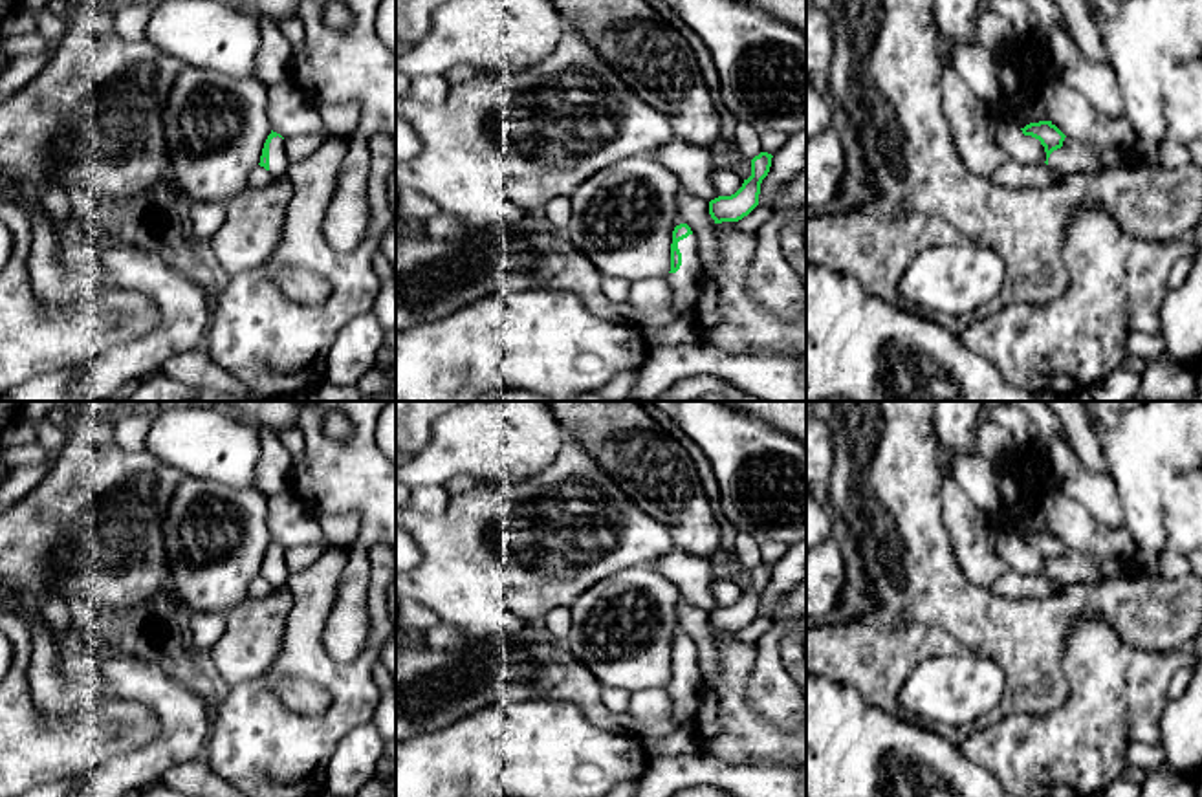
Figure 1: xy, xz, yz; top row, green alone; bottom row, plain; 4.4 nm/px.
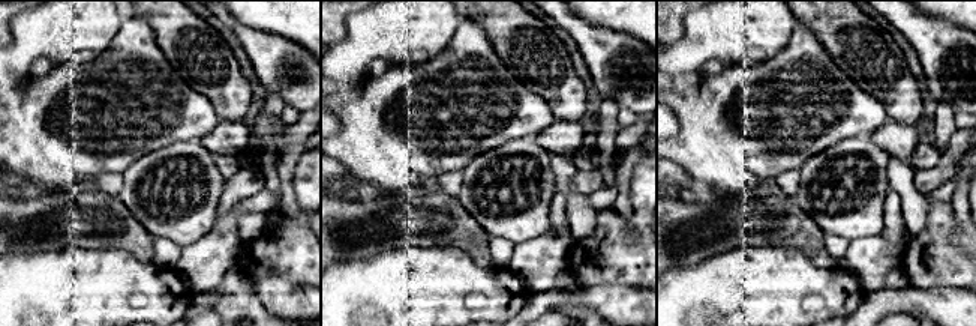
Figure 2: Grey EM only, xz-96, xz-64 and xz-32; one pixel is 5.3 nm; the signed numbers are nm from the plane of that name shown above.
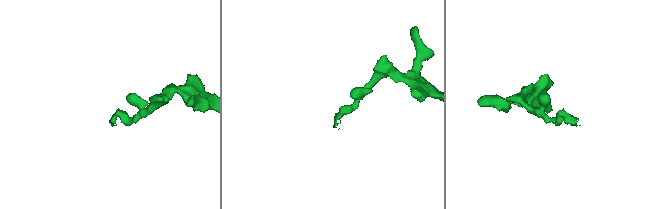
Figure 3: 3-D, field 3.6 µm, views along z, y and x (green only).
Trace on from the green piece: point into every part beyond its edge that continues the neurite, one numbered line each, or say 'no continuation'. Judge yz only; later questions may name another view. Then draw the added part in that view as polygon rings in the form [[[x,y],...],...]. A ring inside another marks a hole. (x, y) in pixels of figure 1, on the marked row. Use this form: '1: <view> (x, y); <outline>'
1: yz (1074, 156); [[[1065,137],[1063,147],[1048,158],[1048,167],[1061,178],[1070,174],[1096,174],[1125,165],[1127,159],[1116,150],[1103,150],[1085,145],[1072,137]]]

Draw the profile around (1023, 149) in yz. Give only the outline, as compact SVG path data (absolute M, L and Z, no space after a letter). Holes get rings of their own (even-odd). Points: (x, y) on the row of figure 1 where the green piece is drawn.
M1015 119L997 121L997 143L1017 163L1044 163L1046 152L1039 139L1024 136Z

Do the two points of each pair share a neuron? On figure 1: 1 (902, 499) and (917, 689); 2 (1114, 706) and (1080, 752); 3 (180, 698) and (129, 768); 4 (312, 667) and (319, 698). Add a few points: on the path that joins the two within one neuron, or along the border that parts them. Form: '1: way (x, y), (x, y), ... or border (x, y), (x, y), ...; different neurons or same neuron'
1: border (957, 656), (922, 660), (902, 686), (900, 708); different neurons
2: way (1103, 717), (1083, 741); same neuron
3: way (180, 719), (180, 730), (149, 761); same neuron
4: border (281, 684), (308, 678), (328, 695), (330, 706); different neurons

